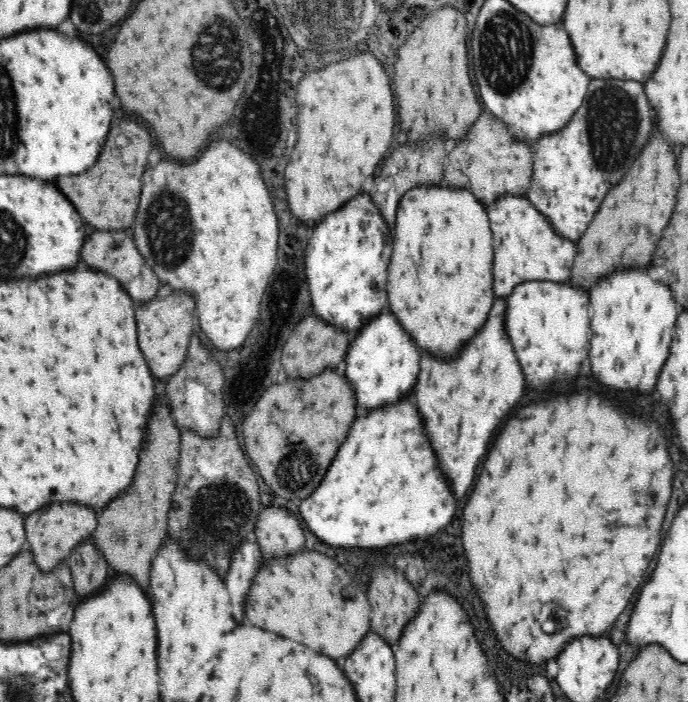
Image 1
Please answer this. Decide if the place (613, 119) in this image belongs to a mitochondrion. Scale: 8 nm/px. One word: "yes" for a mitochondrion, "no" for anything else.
yes

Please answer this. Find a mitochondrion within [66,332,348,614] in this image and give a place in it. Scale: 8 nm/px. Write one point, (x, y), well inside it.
(218, 510)

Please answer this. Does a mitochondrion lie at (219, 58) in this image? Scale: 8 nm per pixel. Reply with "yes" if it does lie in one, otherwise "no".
yes

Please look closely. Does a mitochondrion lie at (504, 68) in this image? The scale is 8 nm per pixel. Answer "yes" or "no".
yes

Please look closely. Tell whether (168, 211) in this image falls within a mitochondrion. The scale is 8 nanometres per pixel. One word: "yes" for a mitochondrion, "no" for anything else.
yes

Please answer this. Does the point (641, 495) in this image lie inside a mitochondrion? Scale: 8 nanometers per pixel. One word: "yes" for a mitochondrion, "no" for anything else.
yes

